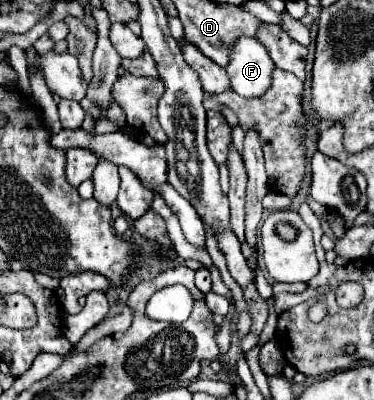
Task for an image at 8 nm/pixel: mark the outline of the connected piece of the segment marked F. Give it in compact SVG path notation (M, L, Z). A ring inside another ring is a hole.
M240 36L232 44L230 62L226 66L232 90L240 96L254 98L264 94L272 84L274 62L268 58L266 46L262 46L256 38Z

